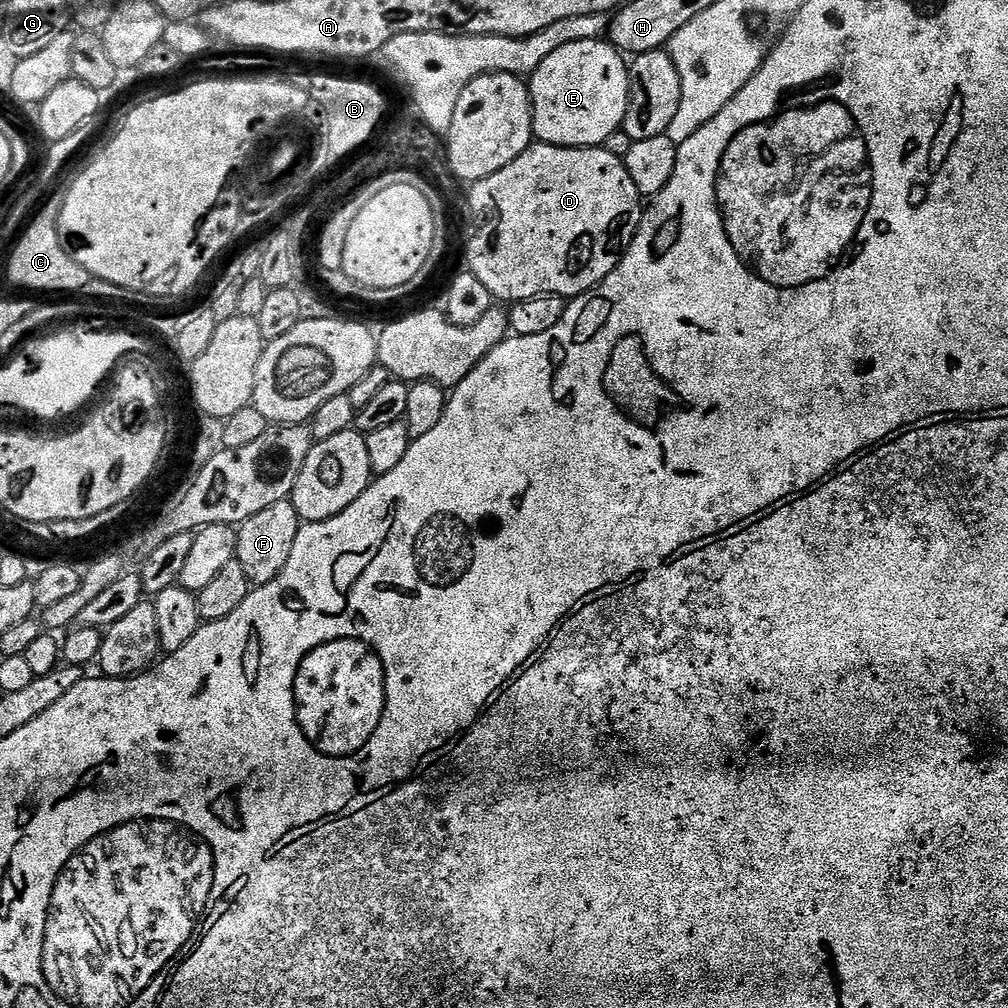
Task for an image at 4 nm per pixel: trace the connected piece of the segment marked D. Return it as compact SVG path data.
M533 142L521 156L514 158L514 162L510 162L510 166L502 166L502 170L490 174L490 178L475 181L471 188L472 212L474 215L480 216L480 225L477 226L476 233L473 234L472 241L468 244L466 268L467 271L477 276L497 301L515 302L535 296L563 296L565 298L581 296L583 292L592 289L595 284L601 284L606 278L606 274L610 274L610 270L614 270L614 266L618 266L618 262L624 256L630 242L636 237L640 220L644 217L645 205L642 203L640 191L638 186L634 186L634 181L631 180L623 159L610 154L602 146L598 148L559 148L553 144Z

